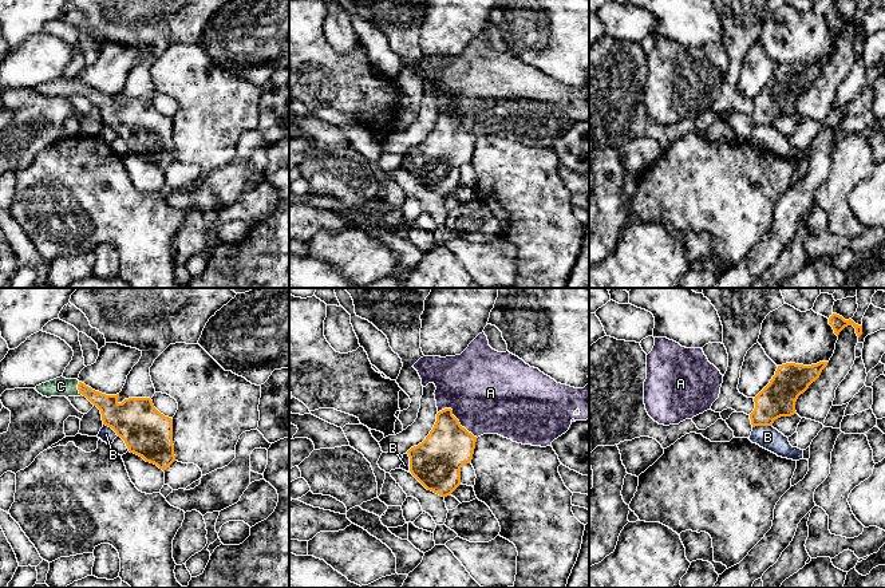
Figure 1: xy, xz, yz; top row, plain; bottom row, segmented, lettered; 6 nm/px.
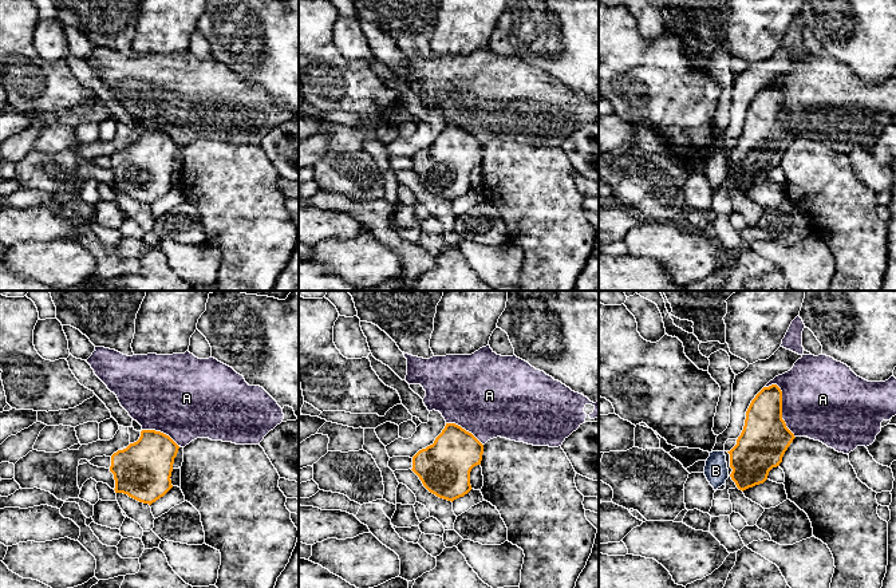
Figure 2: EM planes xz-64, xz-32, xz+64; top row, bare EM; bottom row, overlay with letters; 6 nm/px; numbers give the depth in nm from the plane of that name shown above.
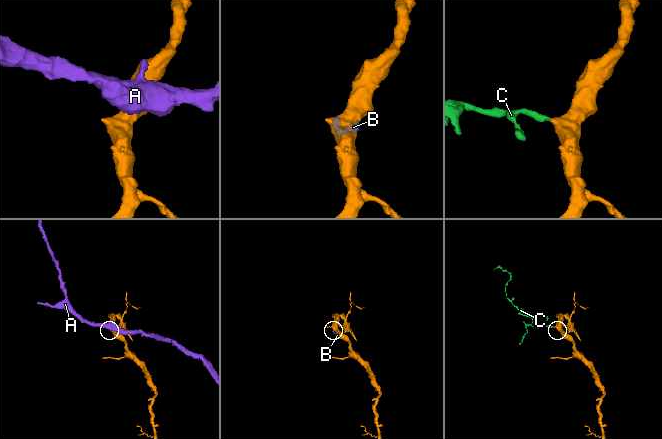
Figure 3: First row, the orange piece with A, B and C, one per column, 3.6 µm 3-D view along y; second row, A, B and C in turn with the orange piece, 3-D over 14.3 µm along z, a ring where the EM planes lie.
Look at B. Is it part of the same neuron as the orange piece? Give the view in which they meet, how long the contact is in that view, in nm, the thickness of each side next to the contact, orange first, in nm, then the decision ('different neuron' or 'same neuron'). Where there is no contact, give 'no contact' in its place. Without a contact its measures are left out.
contact in xz; length 120 nm; calibres 300 and 50 nm; different neuron

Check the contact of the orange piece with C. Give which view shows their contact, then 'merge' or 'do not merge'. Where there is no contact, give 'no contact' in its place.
xy | merge

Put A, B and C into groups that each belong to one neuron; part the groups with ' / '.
A / B / C

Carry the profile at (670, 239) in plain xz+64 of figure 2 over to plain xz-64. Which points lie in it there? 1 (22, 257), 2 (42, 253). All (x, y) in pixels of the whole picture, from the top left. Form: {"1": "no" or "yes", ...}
{"1": "yes", "2": "yes"}

